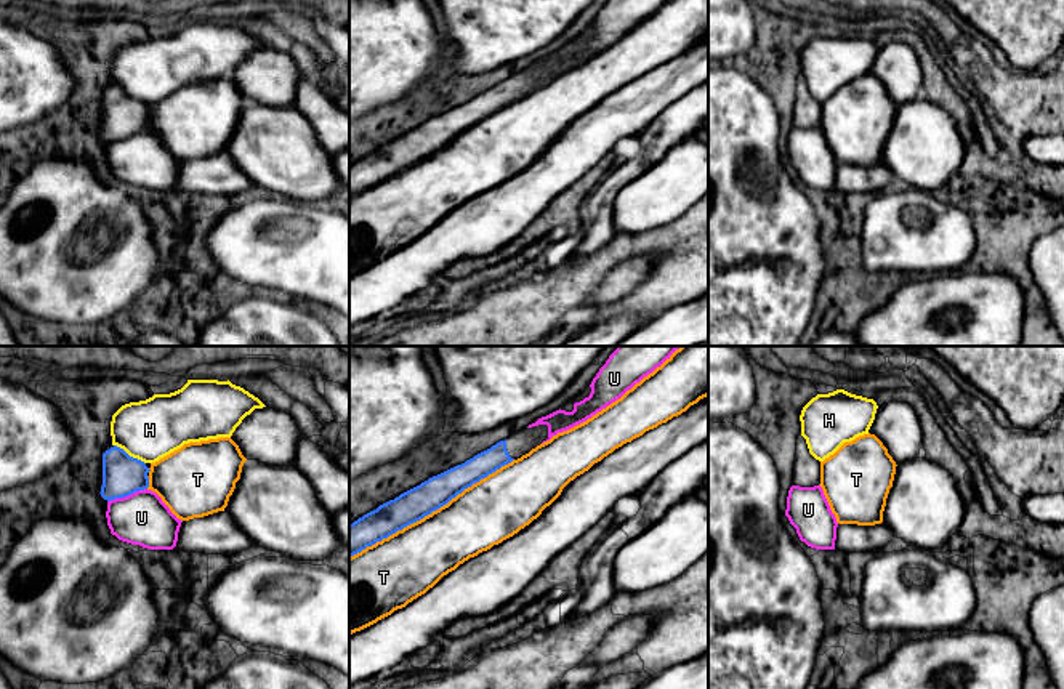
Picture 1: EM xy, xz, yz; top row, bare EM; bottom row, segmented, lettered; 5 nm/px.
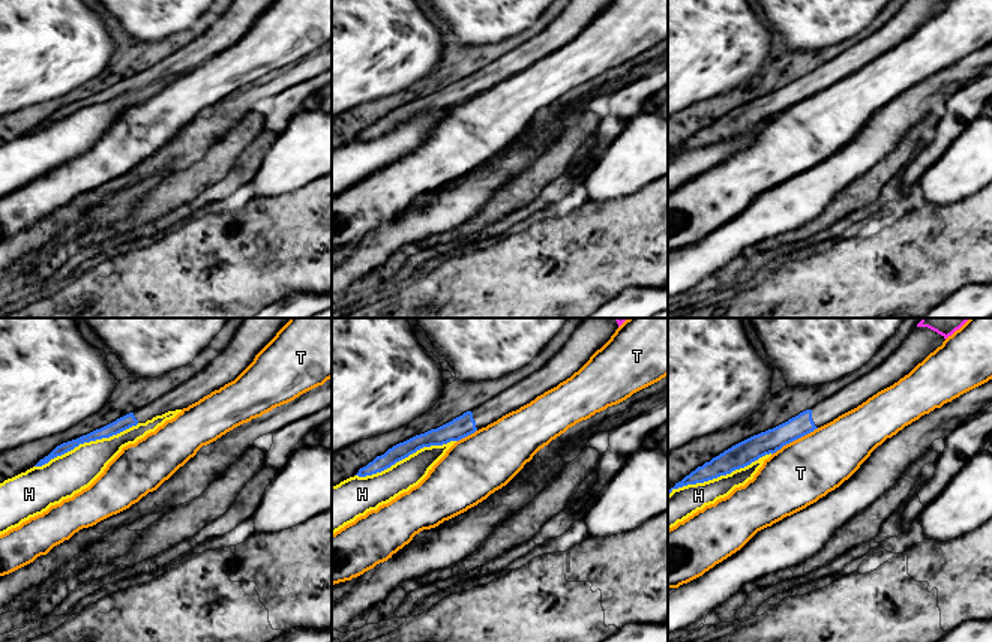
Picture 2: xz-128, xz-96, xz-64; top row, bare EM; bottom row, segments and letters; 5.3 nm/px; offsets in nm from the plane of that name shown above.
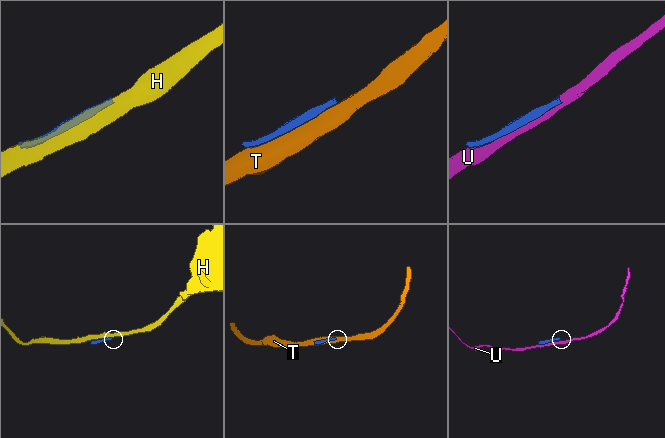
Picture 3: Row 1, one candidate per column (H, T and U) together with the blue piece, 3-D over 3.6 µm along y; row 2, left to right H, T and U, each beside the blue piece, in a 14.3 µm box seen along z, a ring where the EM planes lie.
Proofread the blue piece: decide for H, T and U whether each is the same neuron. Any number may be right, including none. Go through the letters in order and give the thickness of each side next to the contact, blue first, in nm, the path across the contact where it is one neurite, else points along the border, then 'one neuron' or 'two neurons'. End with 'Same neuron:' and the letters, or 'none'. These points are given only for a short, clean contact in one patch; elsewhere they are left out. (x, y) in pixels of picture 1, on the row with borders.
H: calibres 200 and 300 nm; two neurons
T: calibres 160 and 320 nm; two neurons
U: calibres 200 and 260 nm; two neurons
Same neuron: none

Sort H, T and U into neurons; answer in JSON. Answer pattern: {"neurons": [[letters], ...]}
{"neurons": [["H"], ["T"], ["U"]]}

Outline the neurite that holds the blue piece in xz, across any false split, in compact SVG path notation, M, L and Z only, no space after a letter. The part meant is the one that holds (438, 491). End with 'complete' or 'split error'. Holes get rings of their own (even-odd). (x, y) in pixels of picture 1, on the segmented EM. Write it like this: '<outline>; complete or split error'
M546 425L516 431L465 463L429 477L364 514L349 524L349 558L447 505L465 489L529 453L546 439Z; split error

